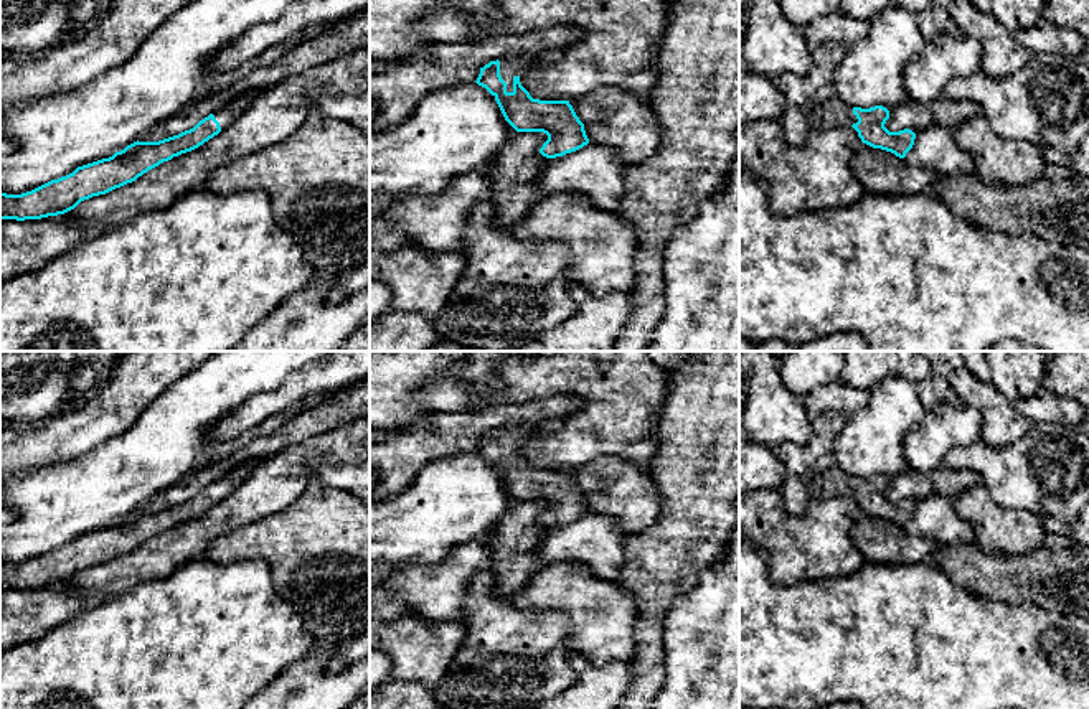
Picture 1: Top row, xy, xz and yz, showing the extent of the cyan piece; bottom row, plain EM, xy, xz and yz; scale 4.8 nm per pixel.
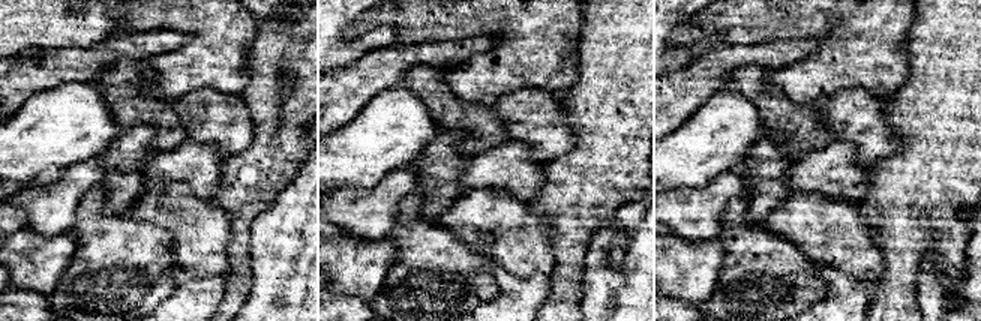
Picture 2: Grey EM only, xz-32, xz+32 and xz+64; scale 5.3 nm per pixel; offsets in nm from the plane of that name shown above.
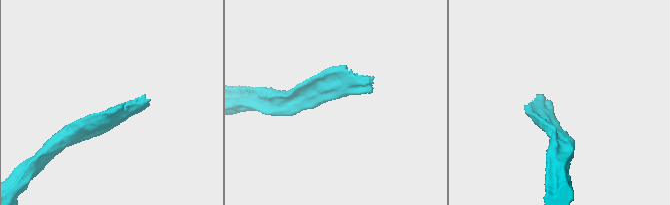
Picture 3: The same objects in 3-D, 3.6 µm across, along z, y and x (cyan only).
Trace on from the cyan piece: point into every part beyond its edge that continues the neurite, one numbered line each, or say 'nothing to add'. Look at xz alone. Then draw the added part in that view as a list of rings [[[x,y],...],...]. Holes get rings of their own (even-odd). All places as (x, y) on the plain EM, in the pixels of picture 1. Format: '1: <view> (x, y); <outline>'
1: xz (513, 436); [[[518,425],[500,430],[500,445],[507,452],[507,462],[513,462],[513,447],[525,445],[536,434],[536,427]]]

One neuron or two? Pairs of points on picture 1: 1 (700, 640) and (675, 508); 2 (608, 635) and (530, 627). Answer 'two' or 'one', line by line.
1: two
2: two

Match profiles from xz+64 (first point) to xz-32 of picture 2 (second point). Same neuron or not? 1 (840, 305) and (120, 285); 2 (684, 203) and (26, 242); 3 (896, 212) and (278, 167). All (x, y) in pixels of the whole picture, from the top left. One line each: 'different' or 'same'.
1: different
2: different
3: same

